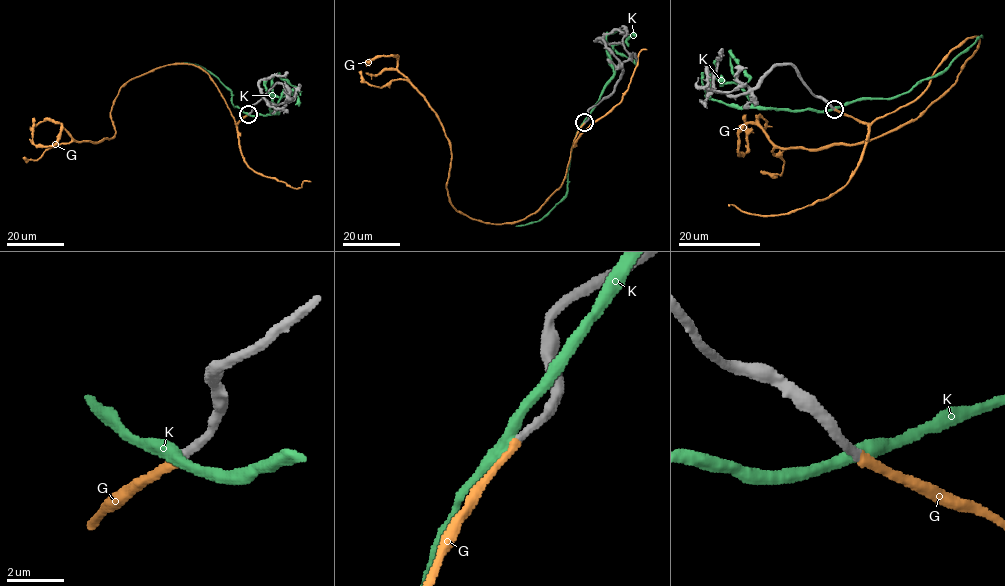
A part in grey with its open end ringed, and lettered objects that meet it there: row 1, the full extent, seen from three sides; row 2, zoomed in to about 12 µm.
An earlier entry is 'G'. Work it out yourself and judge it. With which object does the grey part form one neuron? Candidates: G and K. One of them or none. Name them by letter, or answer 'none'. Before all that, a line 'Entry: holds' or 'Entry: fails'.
Entry: holds
G

